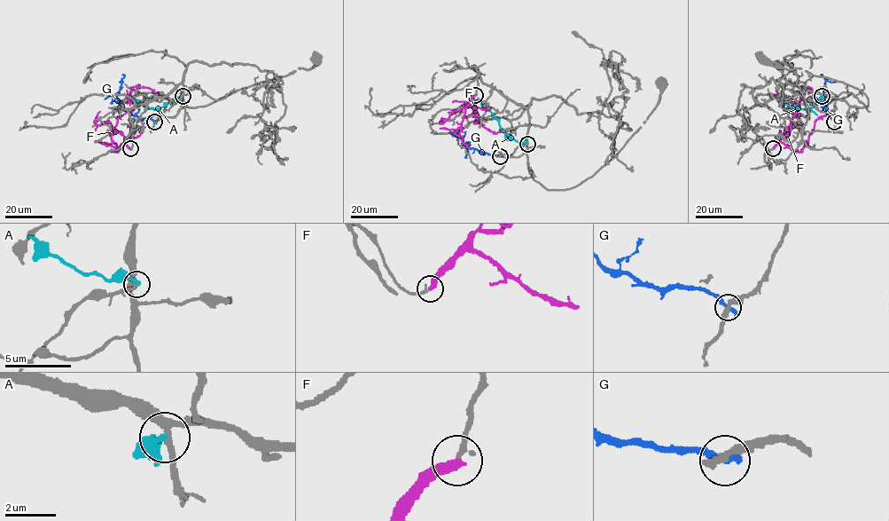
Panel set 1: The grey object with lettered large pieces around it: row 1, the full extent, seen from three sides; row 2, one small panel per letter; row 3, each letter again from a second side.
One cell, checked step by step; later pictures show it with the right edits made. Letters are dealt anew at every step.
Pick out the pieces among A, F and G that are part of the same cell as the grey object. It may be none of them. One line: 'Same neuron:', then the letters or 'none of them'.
Same neuron: none of them

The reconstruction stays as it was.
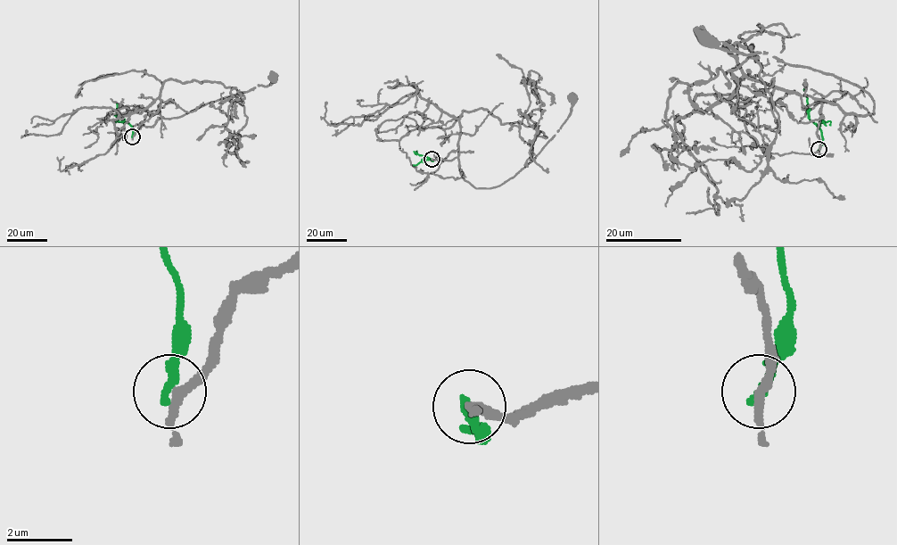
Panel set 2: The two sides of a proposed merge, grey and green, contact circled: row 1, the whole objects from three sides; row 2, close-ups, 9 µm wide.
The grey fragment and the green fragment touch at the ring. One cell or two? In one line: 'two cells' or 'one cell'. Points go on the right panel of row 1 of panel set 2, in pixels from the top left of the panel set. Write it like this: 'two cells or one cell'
two cells

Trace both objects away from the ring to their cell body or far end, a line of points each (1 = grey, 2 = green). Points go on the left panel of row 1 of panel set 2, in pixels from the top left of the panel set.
1: (132, 136), (151, 111), (159, 110), (166, 119), (182, 116), (206, 103), (260, 85), (267, 86), (274, 78)
2: (132, 136), (131, 127), (117, 119), (116, 103)

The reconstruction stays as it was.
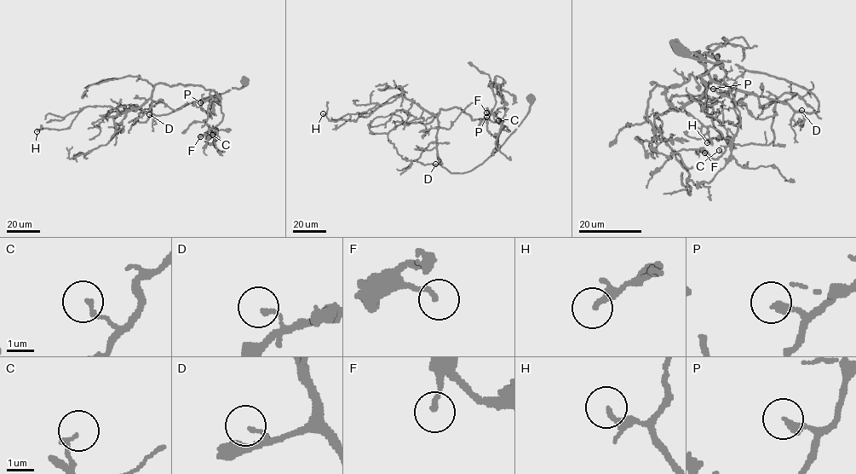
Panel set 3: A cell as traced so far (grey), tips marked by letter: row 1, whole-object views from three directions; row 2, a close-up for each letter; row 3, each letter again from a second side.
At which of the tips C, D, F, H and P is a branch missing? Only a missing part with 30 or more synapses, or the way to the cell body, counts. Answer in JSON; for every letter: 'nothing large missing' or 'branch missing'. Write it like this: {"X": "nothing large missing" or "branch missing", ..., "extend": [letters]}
{"C": "nothing large missing", "D": "nothing large missing", "F": "nothing large missing", "H": "nothing large missing", "P": "nothing large missing", "extend": []}

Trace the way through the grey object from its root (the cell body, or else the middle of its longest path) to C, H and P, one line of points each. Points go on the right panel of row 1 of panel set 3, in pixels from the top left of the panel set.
C: (678, 49), (818, 101), (798, 112), (717, 83), (698, 52), (719, 56), (740, 112), (719, 150)
H: (678, 49), (818, 101), (798, 112), (712, 81), (679, 109), (672, 96), (711, 101), (720, 138), (707, 142)
P: (678, 49), (784, 78), (818, 110), (717, 83), (698, 52), (719, 56), (701, 78), (713, 89)

